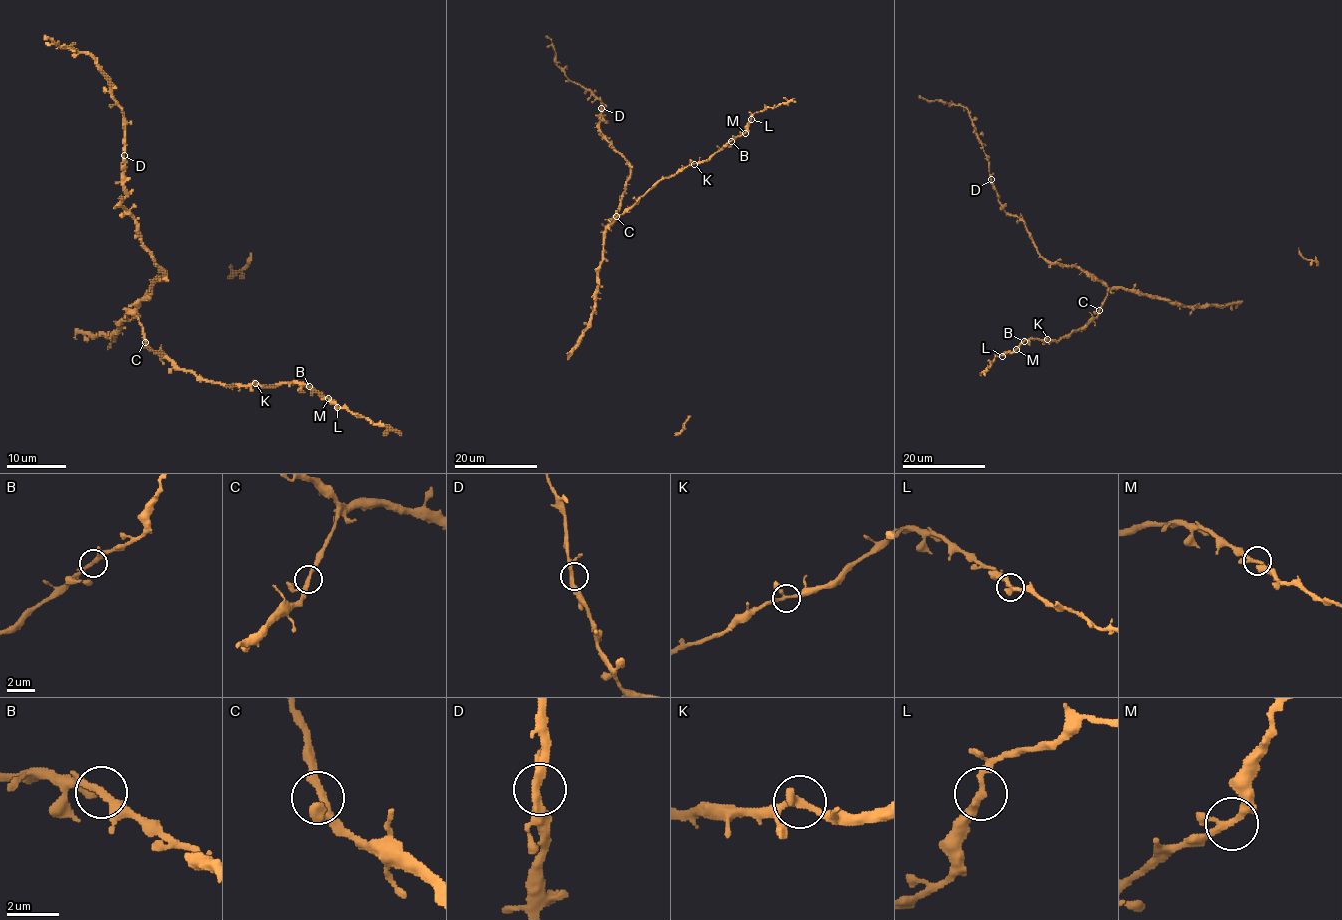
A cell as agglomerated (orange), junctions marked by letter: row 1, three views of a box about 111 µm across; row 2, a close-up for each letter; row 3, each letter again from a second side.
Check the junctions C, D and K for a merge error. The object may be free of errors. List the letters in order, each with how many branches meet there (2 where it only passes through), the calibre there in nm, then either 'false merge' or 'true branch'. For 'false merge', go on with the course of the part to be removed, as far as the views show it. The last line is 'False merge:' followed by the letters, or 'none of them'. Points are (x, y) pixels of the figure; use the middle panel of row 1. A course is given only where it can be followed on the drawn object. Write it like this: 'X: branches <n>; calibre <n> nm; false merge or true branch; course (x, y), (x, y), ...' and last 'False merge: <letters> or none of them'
C: branches 3; calibre 240 nm; true branch
D: branches 3; calibre 240 nm; true branch
K: branches 3; calibre 240 nm; true branch
False merge: none of them

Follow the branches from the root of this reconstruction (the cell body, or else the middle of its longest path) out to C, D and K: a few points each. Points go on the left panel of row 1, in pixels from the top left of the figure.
C: (142, 300), (136, 317), (145, 342)
D: (142, 300), (152, 283), (164, 272), (143, 244), (136, 220), (121, 206), (125, 195), (124, 155)
K: (142, 300), (136, 317), (148, 345), (154, 351), (163, 354), (174, 366), (191, 370), (214, 383), (256, 383)

